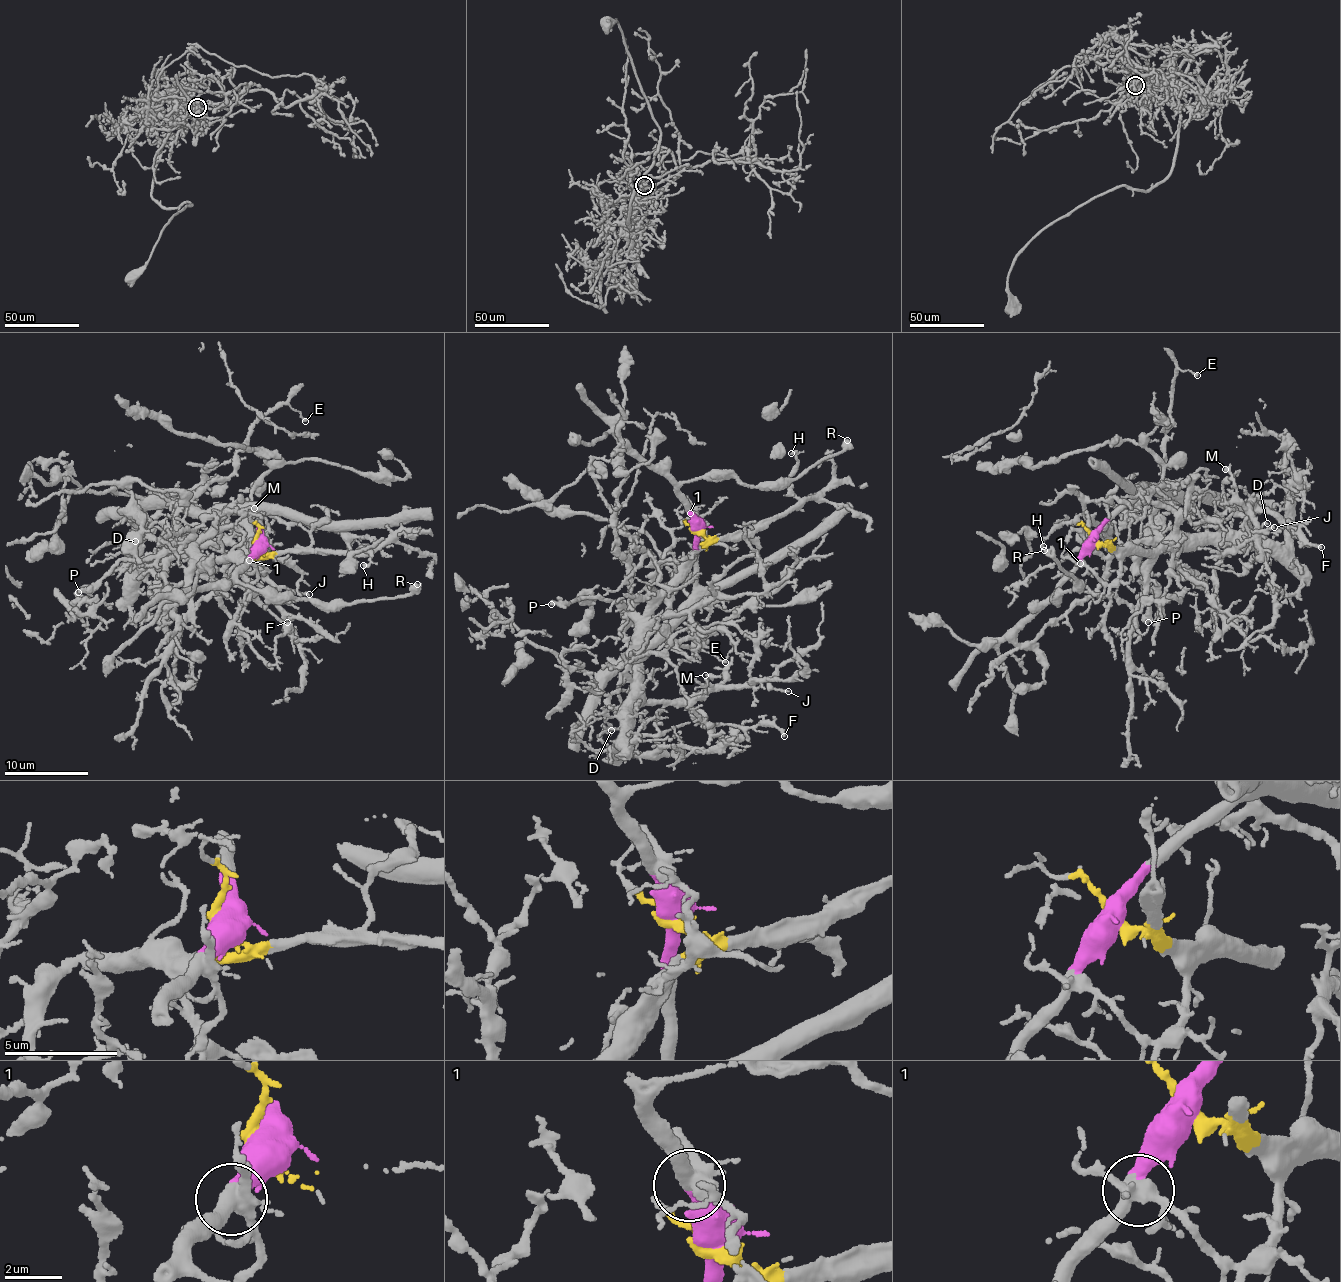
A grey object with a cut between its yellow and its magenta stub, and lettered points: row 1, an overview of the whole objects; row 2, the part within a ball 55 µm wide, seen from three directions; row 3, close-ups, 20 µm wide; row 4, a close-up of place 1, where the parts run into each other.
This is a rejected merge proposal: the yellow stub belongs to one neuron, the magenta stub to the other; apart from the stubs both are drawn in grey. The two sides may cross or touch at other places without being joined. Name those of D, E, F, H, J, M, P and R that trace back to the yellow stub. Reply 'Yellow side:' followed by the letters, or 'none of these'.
Yellow side: D, E, F, H, J, M, P

